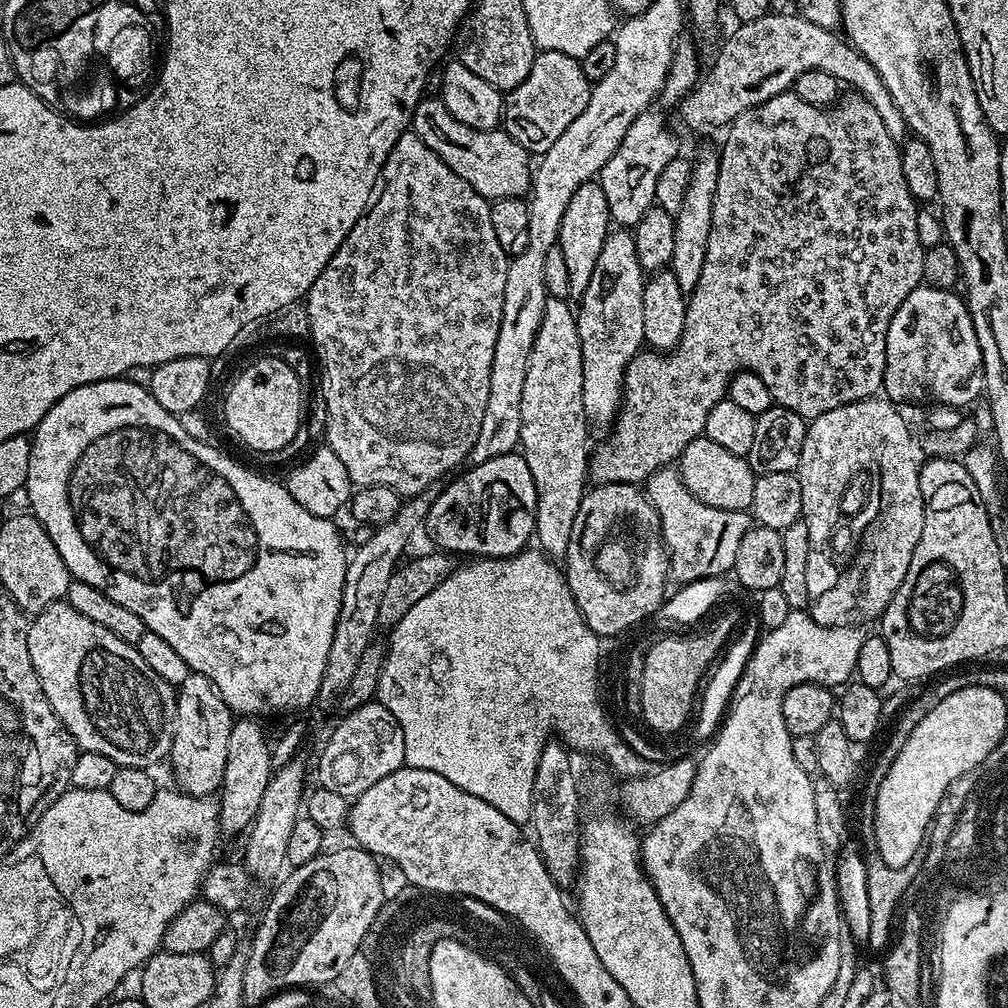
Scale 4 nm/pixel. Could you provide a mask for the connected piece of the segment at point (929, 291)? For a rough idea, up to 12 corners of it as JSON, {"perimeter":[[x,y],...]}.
{"perimeter":[[921,286],[886,330],[882,392],[960,406],[984,359],[963,295]]}

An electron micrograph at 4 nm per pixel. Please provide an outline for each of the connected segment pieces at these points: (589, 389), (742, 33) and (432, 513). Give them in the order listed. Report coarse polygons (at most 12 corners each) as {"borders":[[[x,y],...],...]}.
{"borders":[[[609,231],[575,309],[589,425],[620,411],[645,347],[646,273]],[[796,12],[739,23],[677,105],[723,129],[820,69],[864,96],[886,134],[908,124],[881,75]],[[513,450],[461,471],[430,506],[433,545],[517,556],[535,484]]]}

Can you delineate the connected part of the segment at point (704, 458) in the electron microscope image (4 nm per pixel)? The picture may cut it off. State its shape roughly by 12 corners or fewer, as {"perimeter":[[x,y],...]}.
{"perimeter":[[700,436],[680,453],[686,490],[706,506],[751,509],[757,473]]}

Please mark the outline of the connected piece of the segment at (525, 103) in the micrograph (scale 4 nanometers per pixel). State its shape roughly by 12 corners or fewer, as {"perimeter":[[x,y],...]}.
{"perimeter":[[537,51],[503,131],[543,154],[586,110],[577,57]]}

